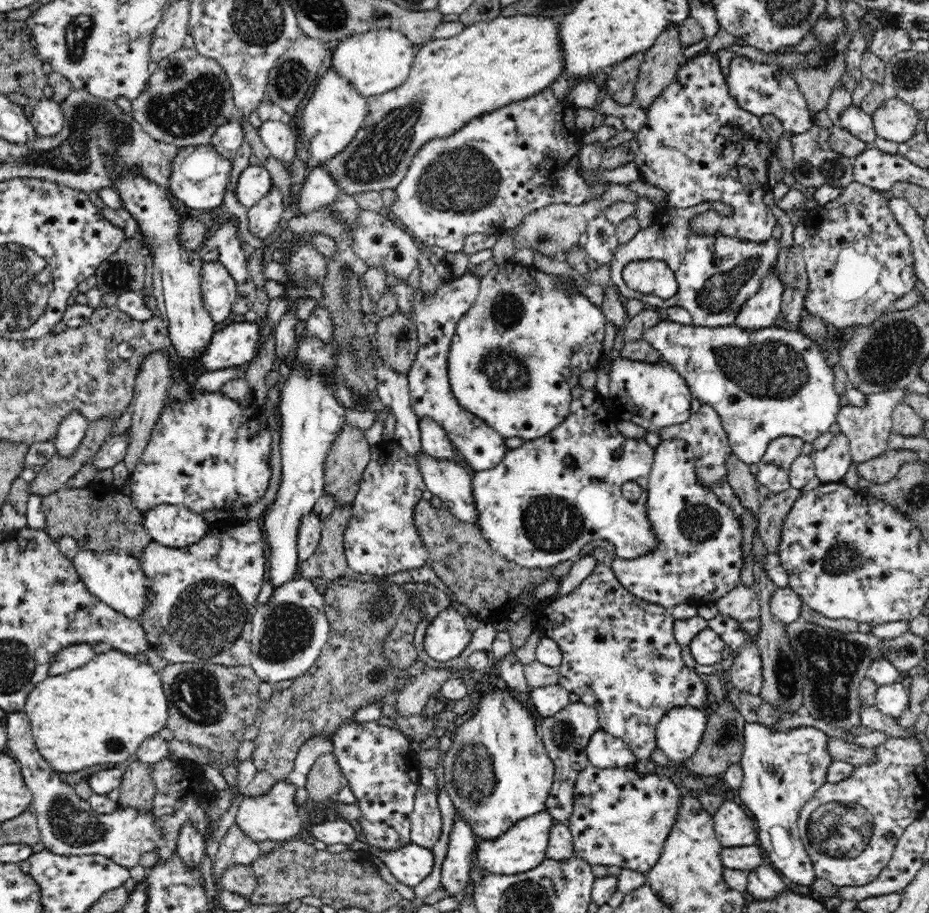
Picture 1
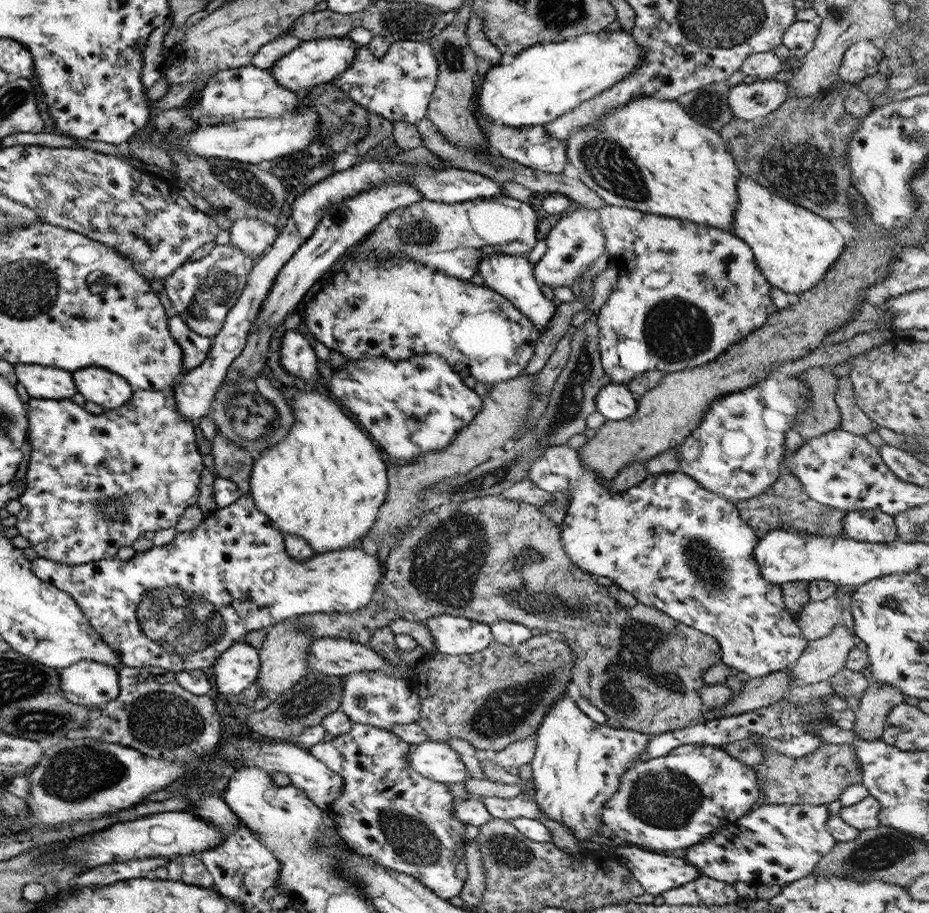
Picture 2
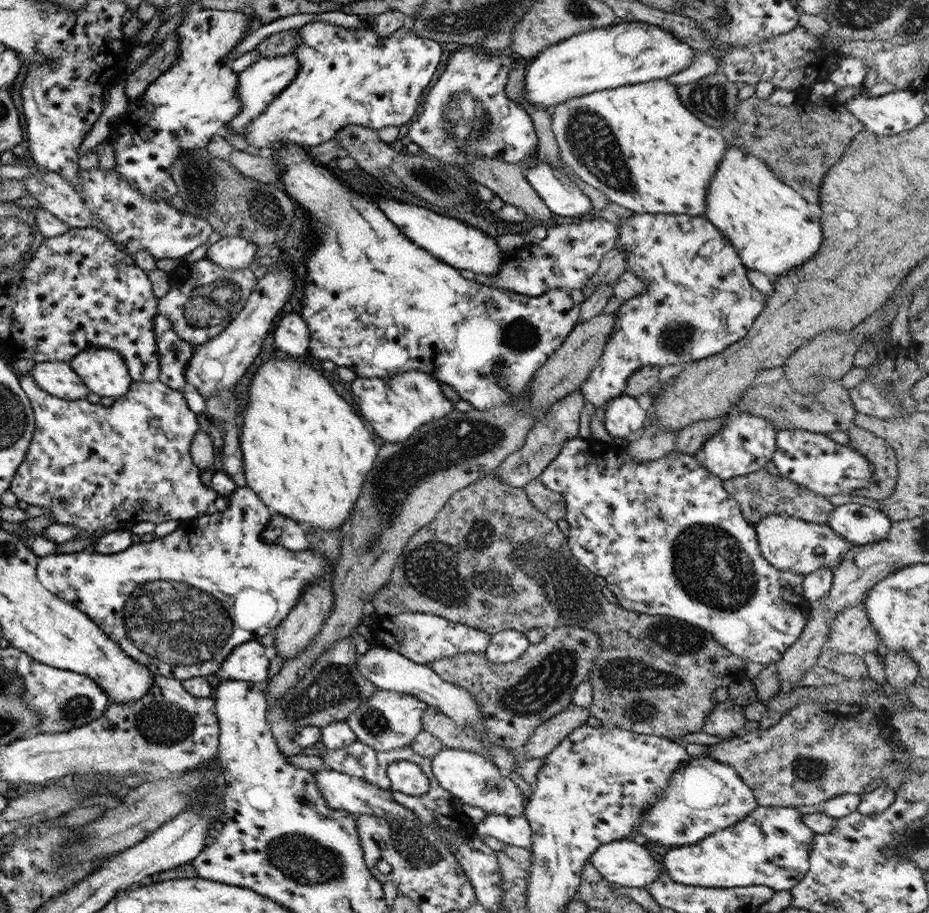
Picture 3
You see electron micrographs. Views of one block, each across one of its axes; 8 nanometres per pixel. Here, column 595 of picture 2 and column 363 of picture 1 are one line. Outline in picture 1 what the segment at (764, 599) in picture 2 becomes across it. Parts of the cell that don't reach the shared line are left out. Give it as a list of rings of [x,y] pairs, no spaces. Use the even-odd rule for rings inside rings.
[[[394,439],[371,446],[371,458],[352,502],[352,518],[343,534],[350,571],[364,577],[390,576],[427,567],[430,551],[414,523],[414,508],[427,490],[415,458]]]

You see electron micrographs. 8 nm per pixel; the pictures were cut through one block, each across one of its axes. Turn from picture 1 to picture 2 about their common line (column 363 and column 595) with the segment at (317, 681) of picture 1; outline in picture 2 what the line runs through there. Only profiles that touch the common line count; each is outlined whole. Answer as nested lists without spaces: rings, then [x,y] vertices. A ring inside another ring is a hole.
[[[500,494],[491,496],[479,496],[463,502],[449,502],[449,504],[433,508],[427,513],[421,514],[417,523],[409,530],[405,536],[401,536],[401,540],[391,548],[391,552],[385,560],[386,570],[381,578],[378,588],[374,591],[372,602],[358,609],[351,614],[345,613],[314,613],[299,615],[296,620],[301,631],[313,635],[313,639],[321,637],[340,638],[349,640],[353,643],[366,644],[374,631],[388,627],[393,620],[407,620],[414,622],[427,621],[429,618],[449,615],[458,618],[465,618],[471,621],[481,622],[491,626],[495,622],[507,620],[515,622],[527,629],[539,629],[542,633],[549,631],[558,632],[563,638],[564,644],[568,645],[569,651],[574,655],[575,662],[572,662],[571,681],[579,688],[580,696],[585,700],[589,700],[589,704],[593,704],[597,710],[600,710],[606,718],[613,718],[615,722],[619,722],[619,727],[639,732],[647,736],[657,736],[668,731],[683,729],[689,725],[699,722],[704,716],[702,702],[699,698],[698,690],[706,683],[703,682],[702,673],[711,666],[718,665],[720,661],[720,648],[715,639],[707,634],[702,634],[700,631],[686,626],[673,618],[667,616],[653,607],[637,604],[637,606],[625,607],[617,604],[607,593],[605,586],[599,586],[594,582],[593,576],[586,573],[583,569],[575,566],[567,556],[567,553],[561,546],[561,531],[560,527],[553,524],[550,518],[547,518],[539,508],[533,505],[525,504],[525,502],[511,502],[507,498],[501,498]]]

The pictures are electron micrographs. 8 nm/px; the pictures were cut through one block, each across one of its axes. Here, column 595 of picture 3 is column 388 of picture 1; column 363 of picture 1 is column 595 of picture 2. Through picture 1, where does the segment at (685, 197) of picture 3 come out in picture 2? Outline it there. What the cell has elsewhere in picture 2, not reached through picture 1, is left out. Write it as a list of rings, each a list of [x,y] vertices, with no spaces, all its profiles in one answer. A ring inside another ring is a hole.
[[[633,96],[629,103],[626,103],[621,109],[614,111],[611,115],[595,124],[595,126],[582,127],[577,133],[570,135],[565,142],[565,156],[569,164],[577,170],[577,179],[587,188],[590,188],[601,198],[607,205],[630,208],[641,212],[655,214],[669,218],[681,218],[683,220],[694,222],[699,226],[711,226],[719,230],[731,231],[733,224],[733,210],[737,206],[736,185],[740,178],[740,170],[738,170],[729,154],[728,147],[720,138],[717,131],[701,126],[692,120],[675,101],[661,101],[653,97]]]

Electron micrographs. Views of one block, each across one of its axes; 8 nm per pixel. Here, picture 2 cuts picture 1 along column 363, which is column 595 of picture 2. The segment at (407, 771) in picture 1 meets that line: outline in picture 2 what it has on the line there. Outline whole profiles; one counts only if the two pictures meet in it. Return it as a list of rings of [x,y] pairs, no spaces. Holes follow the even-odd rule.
[[[567,691],[559,693],[559,697],[549,707],[549,711],[543,716],[533,736],[536,745],[530,766],[534,784],[533,801],[537,803],[537,809],[543,811],[543,815],[547,818],[559,821],[569,828],[576,840],[590,841],[590,836],[597,833],[603,825],[599,818],[601,805],[617,791],[623,773],[631,765],[639,763],[637,757],[645,751],[646,742],[651,736],[623,728],[610,729],[606,725],[596,724],[577,708],[577,703]]]

